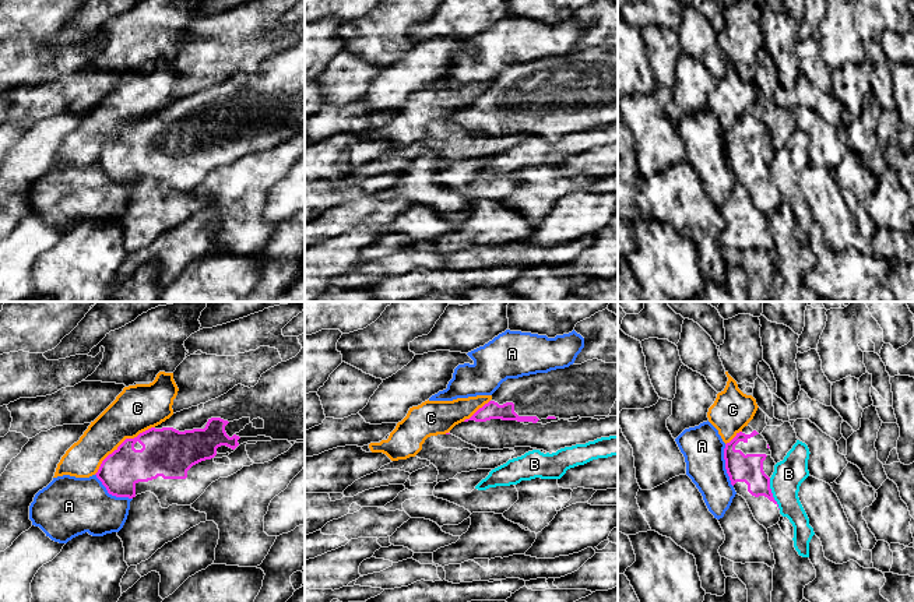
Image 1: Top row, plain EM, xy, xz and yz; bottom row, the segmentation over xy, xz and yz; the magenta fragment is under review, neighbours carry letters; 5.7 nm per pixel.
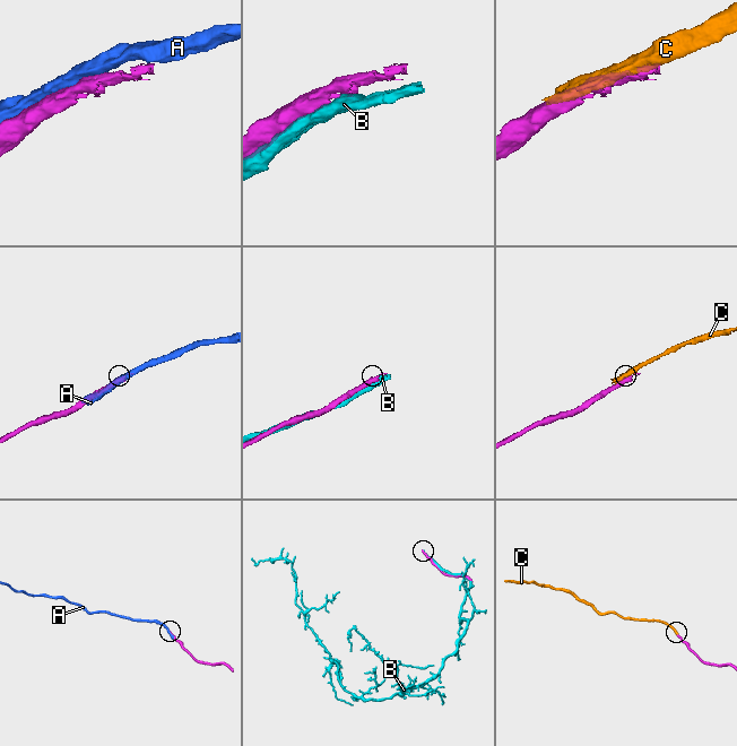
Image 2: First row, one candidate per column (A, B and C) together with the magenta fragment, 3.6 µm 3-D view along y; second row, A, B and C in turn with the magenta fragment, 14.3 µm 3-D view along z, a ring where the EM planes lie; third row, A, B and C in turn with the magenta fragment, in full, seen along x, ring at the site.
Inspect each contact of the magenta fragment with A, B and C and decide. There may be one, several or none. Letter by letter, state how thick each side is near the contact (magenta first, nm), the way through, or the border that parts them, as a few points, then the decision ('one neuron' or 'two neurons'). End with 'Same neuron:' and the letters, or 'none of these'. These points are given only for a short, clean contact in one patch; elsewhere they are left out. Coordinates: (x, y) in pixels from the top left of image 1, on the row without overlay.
A: 240 nm thick on the magenta side, 340 nm on the other; two neurons
B: 160 nm thick on the magenta side, 180 nm on the other; two neurons
C: 280 nm thick on the magenta side, 280 nm on the other; two neurons
Same neuron: none of these

